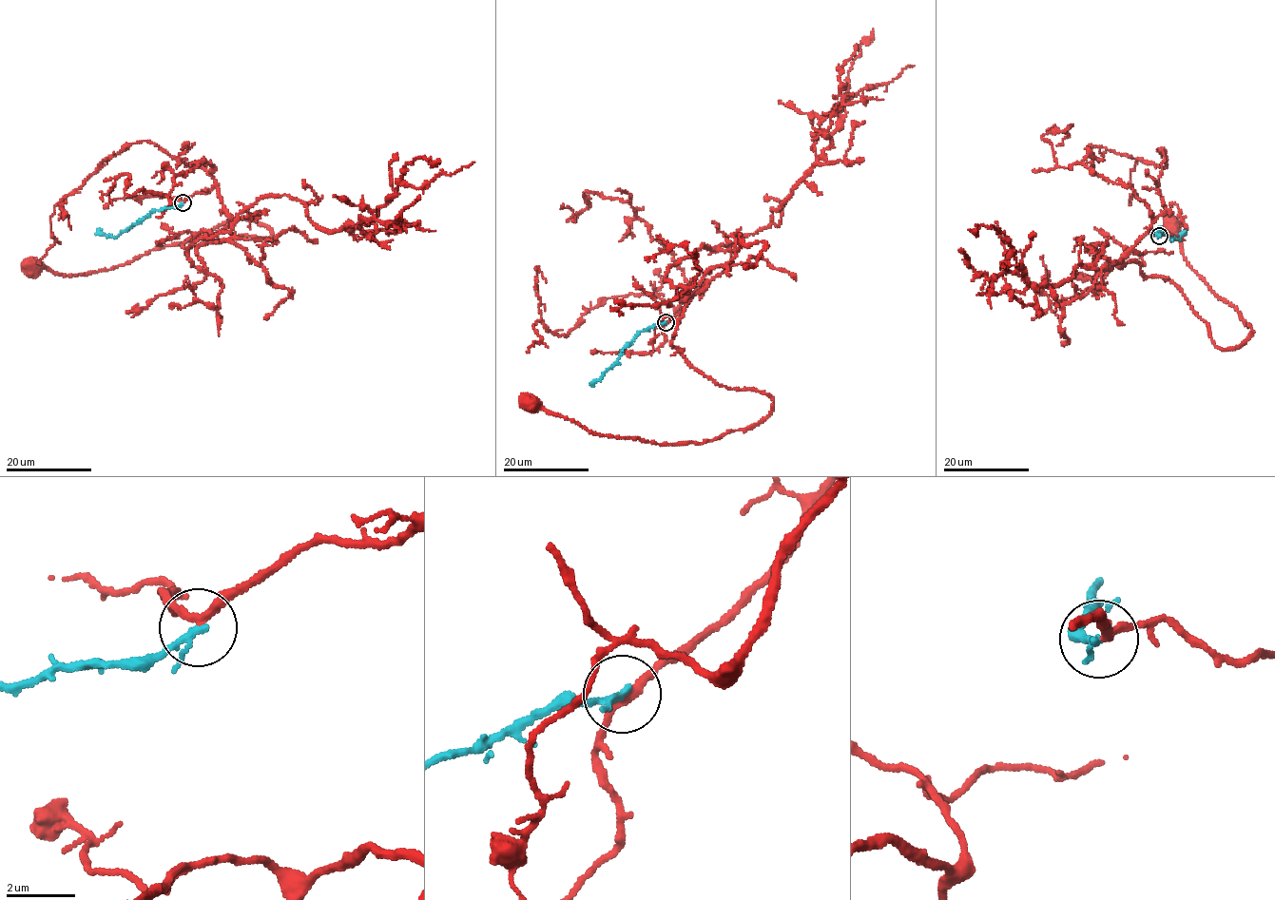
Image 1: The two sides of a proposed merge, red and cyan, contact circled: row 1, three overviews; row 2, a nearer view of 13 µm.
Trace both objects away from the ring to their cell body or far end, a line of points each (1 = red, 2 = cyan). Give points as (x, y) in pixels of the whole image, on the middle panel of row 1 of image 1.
1: (666, 323), (708, 283), (671, 345), (717, 384), (764, 392), (772, 411), (655, 444), (529, 404)
2: (666, 323), (641, 331), (601, 379), (592, 386)

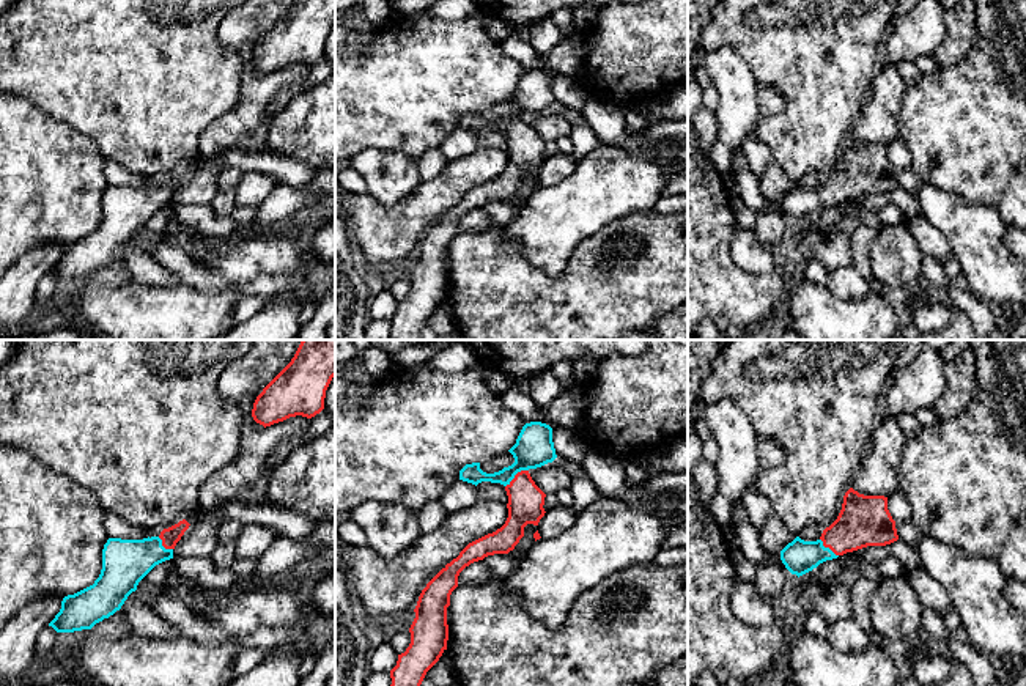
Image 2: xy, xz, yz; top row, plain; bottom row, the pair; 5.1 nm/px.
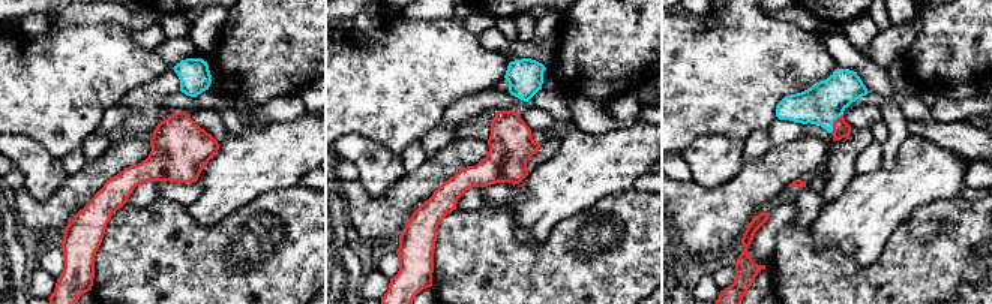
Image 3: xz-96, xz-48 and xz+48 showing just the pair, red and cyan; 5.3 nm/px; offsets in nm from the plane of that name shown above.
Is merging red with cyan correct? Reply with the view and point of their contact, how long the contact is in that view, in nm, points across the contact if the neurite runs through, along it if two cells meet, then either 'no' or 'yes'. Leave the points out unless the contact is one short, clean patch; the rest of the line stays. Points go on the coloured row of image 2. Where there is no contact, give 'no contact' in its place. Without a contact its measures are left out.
xz (515, 475) | 150 nm | across xz (526, 501), (515, 475), (534, 447) | yes

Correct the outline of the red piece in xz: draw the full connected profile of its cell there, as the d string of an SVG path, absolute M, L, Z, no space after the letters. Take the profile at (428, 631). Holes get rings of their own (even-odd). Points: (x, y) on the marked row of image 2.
M541 422L526 423L508 452L515 463L499 472L486 474L480 469L480 463L466 464L459 470L459 480L475 486L482 481L504 485L508 496L508 518L496 532L469 543L422 590L409 628L411 644L398 655L397 666L390 670L390 686L420 686L426 672L447 650L447 607L452 592L458 587L459 573L488 555L508 554L524 537L524 527L538 526L544 516L546 494L535 485L529 470L557 458L552 428Z

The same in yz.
M850 488L837 519L817 541L796 537L781 551L785 568L798 577L826 560L867 546L886 546L899 540L888 497L864 496Z

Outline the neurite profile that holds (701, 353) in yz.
M688 340L688 417L699 414L700 389L727 340Z

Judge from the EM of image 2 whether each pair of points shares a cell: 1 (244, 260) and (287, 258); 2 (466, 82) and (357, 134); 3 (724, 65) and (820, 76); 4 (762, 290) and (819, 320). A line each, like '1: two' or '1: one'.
1: one
2: one
3: two
4: two

